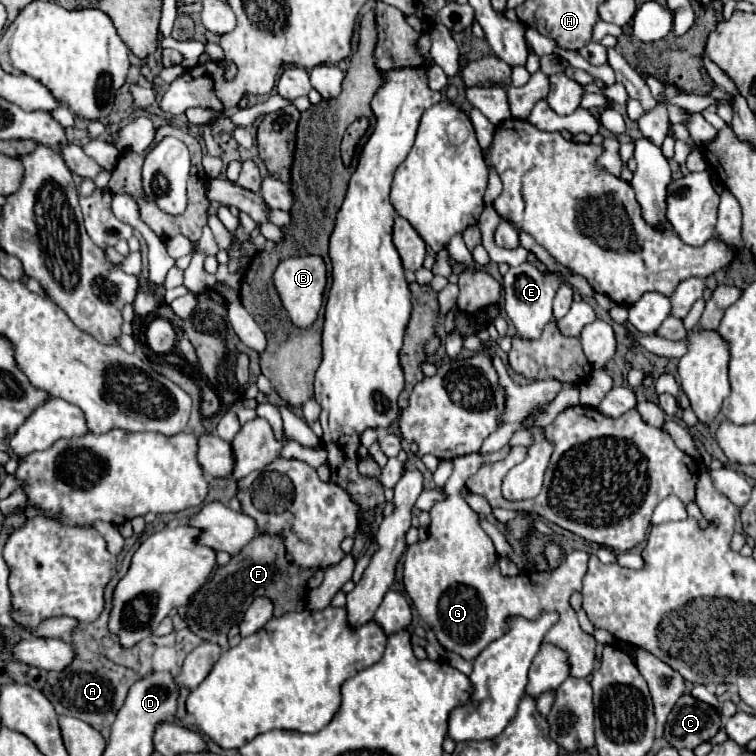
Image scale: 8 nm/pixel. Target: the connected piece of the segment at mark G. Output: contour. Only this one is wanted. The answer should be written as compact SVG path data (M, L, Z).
M504 446L500 452L492 452L486 456L480 454L466 454L454 458L453 470L450 480L444 488L446 495L442 502L436 502L430 510L430 528L428 528L428 542L412 544L408 546L404 554L404 588L408 596L412 598L418 614L422 616L424 622L430 624L434 630L438 642L466 660L474 660L492 640L500 638L506 632L506 618L508 616L524 616L524 618L538 618L540 610L556 610L560 614L560 620L552 626L552 632L544 638L544 642L552 642L570 654L570 676L576 678L588 678L596 666L596 638L592 634L586 634L576 618L576 612L570 606L570 596L574 592L582 590L582 578L588 572L588 554L586 552L572 552L566 556L566 560L554 568L554 570L528 570L520 572L518 576L502 576L498 570L498 554L496 548L490 540L490 536L480 528L478 524L478 514L464 502L462 498L462 489L465 482L478 470L480 464L486 462L496 462L502 460L508 454L508 446Z

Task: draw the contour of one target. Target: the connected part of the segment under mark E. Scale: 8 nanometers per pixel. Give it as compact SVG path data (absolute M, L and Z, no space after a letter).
M524 262L518 268L510 268L506 272L502 284L505 298L504 308L520 336L530 338L530 340L540 338L542 328L554 318L552 316L552 300L564 282L566 282L566 274L550 272L550 270L540 272L540 268L536 268L530 262Z

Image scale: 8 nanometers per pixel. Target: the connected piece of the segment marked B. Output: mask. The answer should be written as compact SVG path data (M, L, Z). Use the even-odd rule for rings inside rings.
M314 255L282 260L280 266L274 272L274 284L276 284L276 290L278 290L280 298L282 298L284 308L288 310L292 322L296 326L300 326L300 328L306 328L306 326L310 326L316 320L318 310L320 310L322 300L324 300L326 264L324 264L324 260L320 256Z

